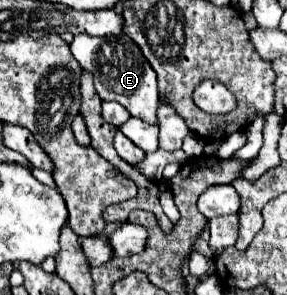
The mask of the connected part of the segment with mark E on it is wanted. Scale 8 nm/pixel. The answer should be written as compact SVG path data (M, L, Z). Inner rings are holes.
M77 34L71 42L71 52L75 60L81 64L83 70L89 70L95 78L95 90L101 96L101 100L117 100L123 104L131 116L141 118L149 124L157 122L157 102L159 102L159 90L157 90L157 74L137 48L133 40L127 34L119 36L89 36L89 34Z

